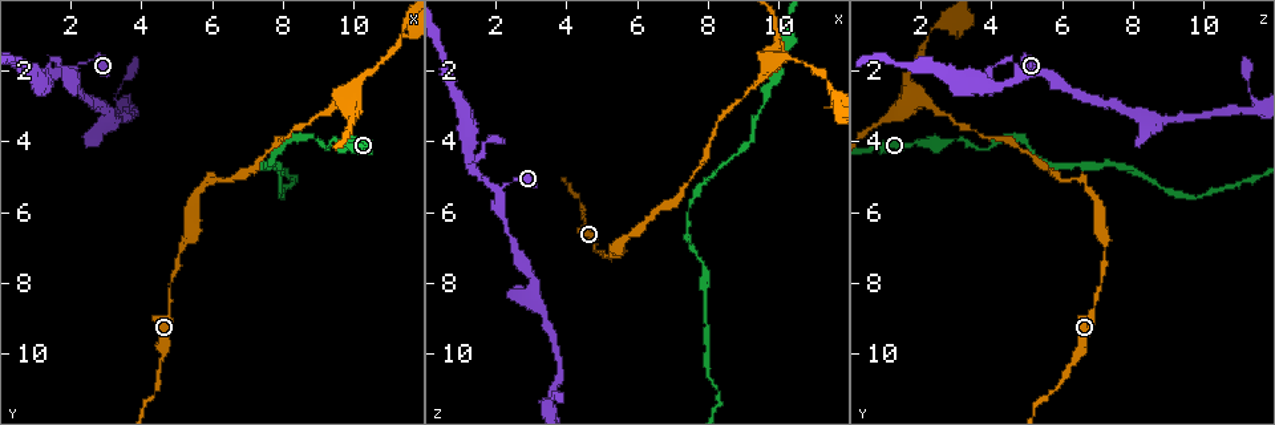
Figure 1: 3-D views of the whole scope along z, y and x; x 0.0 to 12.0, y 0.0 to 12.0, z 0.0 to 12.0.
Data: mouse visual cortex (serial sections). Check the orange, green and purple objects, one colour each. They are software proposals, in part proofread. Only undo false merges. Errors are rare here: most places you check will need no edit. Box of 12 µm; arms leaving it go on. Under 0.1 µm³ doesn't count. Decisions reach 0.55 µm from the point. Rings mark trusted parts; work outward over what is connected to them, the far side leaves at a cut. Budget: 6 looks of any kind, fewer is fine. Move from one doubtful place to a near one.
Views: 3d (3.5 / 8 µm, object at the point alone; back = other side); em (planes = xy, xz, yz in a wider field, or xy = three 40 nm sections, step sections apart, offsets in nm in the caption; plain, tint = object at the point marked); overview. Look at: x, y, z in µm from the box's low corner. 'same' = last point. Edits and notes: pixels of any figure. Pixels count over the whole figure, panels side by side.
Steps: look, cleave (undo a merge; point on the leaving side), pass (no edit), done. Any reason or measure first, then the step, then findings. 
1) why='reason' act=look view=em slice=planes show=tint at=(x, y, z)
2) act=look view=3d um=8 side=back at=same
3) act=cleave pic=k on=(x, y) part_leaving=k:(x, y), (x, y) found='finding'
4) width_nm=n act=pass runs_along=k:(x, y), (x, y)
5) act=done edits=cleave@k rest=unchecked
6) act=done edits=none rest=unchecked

why='a fork' act=look view=3d um=8 at=(1.4, 2.1, 4.8)

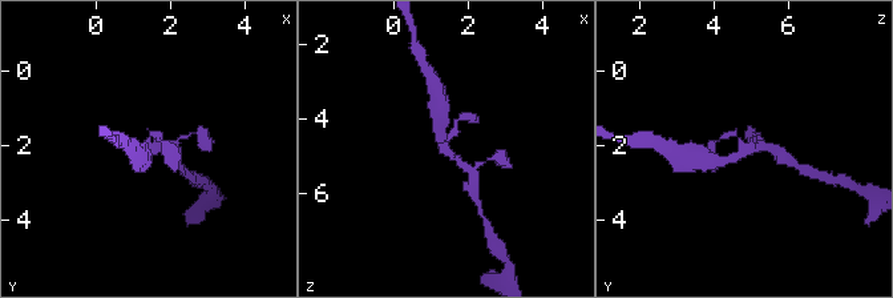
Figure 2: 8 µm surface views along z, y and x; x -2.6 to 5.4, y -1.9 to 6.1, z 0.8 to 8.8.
act=look view=3d um=3.5 at=(1.4, 2.1, 4.9)

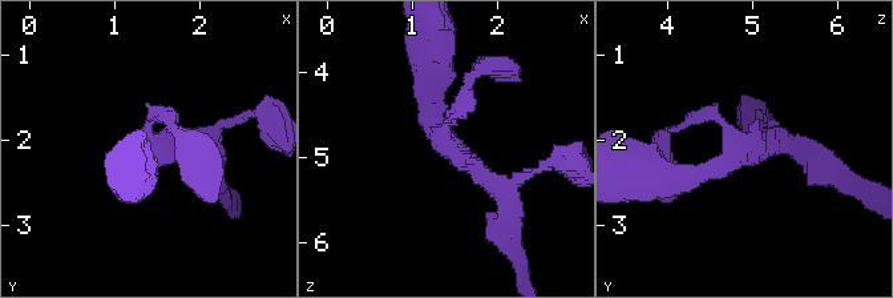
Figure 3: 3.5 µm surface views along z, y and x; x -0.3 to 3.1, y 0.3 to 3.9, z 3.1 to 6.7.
act=pass runs_along=3:(517, 182), (496, 186), (435, 132), (427, 71) found='continuous, no second cell'

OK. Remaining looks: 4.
why='arms part here' act=look view=3d um=8 at=(3.0, 3.4, 8.3)

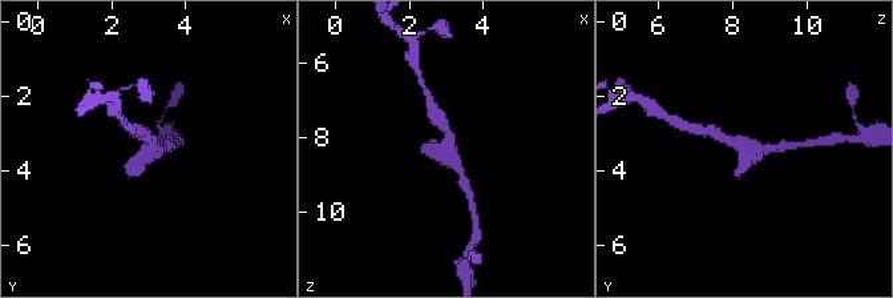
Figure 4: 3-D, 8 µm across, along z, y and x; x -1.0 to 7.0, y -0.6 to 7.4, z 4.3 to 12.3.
act=look view=3d um=3.5 at=(3.1, 3.3, 8.3)

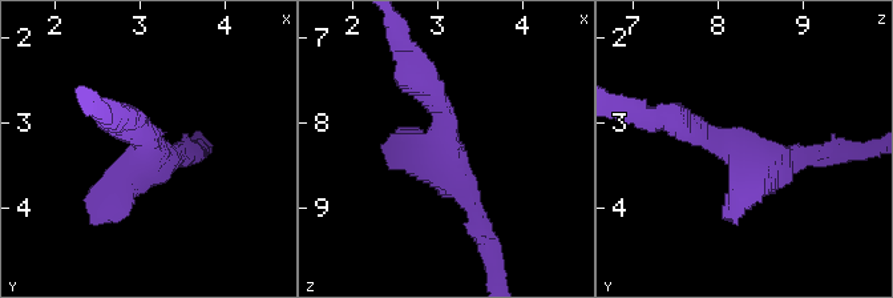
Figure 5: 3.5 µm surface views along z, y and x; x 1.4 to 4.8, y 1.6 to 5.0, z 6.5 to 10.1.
why='shape alone is not enough' act=look view=em slice=xy step=2 show=tint at=(3.05, 3.35, 8.30)

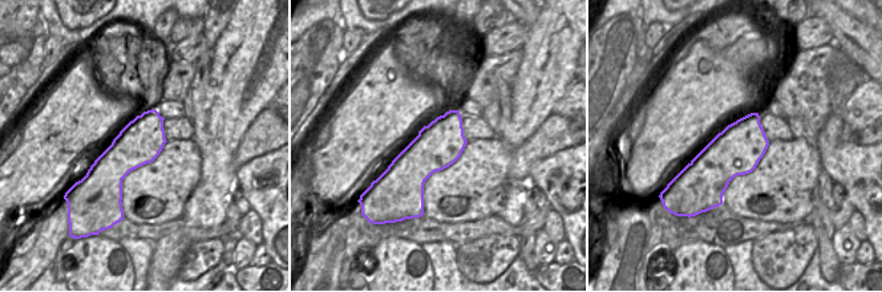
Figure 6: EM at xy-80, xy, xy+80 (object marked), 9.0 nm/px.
act=pass runs_along=5:(421, 84), (479, 226) found='one cell here'

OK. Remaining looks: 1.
act=done edits=none rest=unchecked

